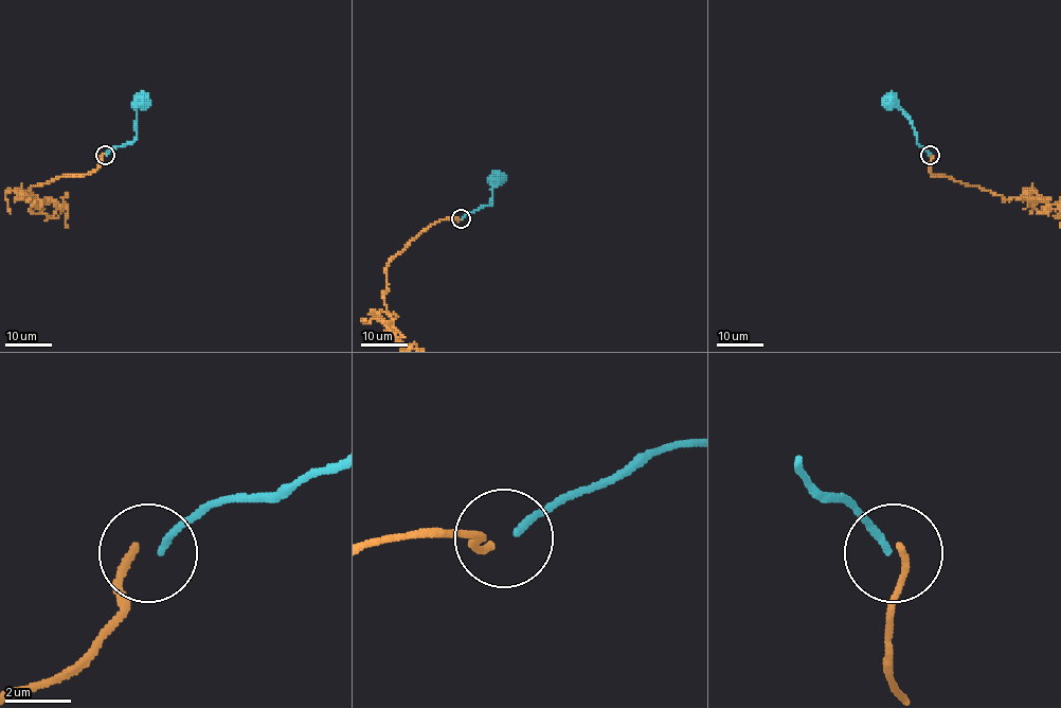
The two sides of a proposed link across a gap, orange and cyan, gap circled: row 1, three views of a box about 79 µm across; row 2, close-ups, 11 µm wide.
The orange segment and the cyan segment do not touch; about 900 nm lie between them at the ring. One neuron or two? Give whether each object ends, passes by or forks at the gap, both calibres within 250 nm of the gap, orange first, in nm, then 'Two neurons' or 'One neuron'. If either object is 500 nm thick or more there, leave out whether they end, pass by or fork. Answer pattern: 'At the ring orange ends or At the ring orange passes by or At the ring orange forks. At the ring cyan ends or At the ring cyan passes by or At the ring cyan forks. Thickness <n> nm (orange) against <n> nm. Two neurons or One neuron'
At the ring orange ends. At the ring cyan ends. Thickness 240 nm (orange) against 220 nm. Two neurons

